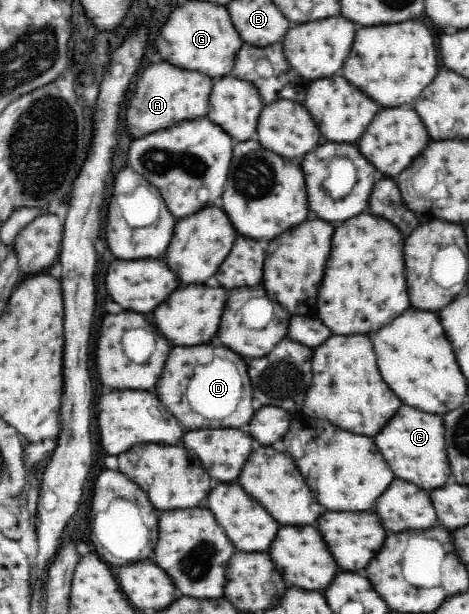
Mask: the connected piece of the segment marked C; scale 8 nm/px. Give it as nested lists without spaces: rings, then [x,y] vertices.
[[[402,405],[402,409],[398,409],[398,417],[394,417],[394,421],[388,421],[386,429],[382,429],[382,433],[374,437],[374,441],[396,477],[412,481],[424,489],[438,489],[448,483],[450,467],[444,443],[444,419],[440,415]]]

